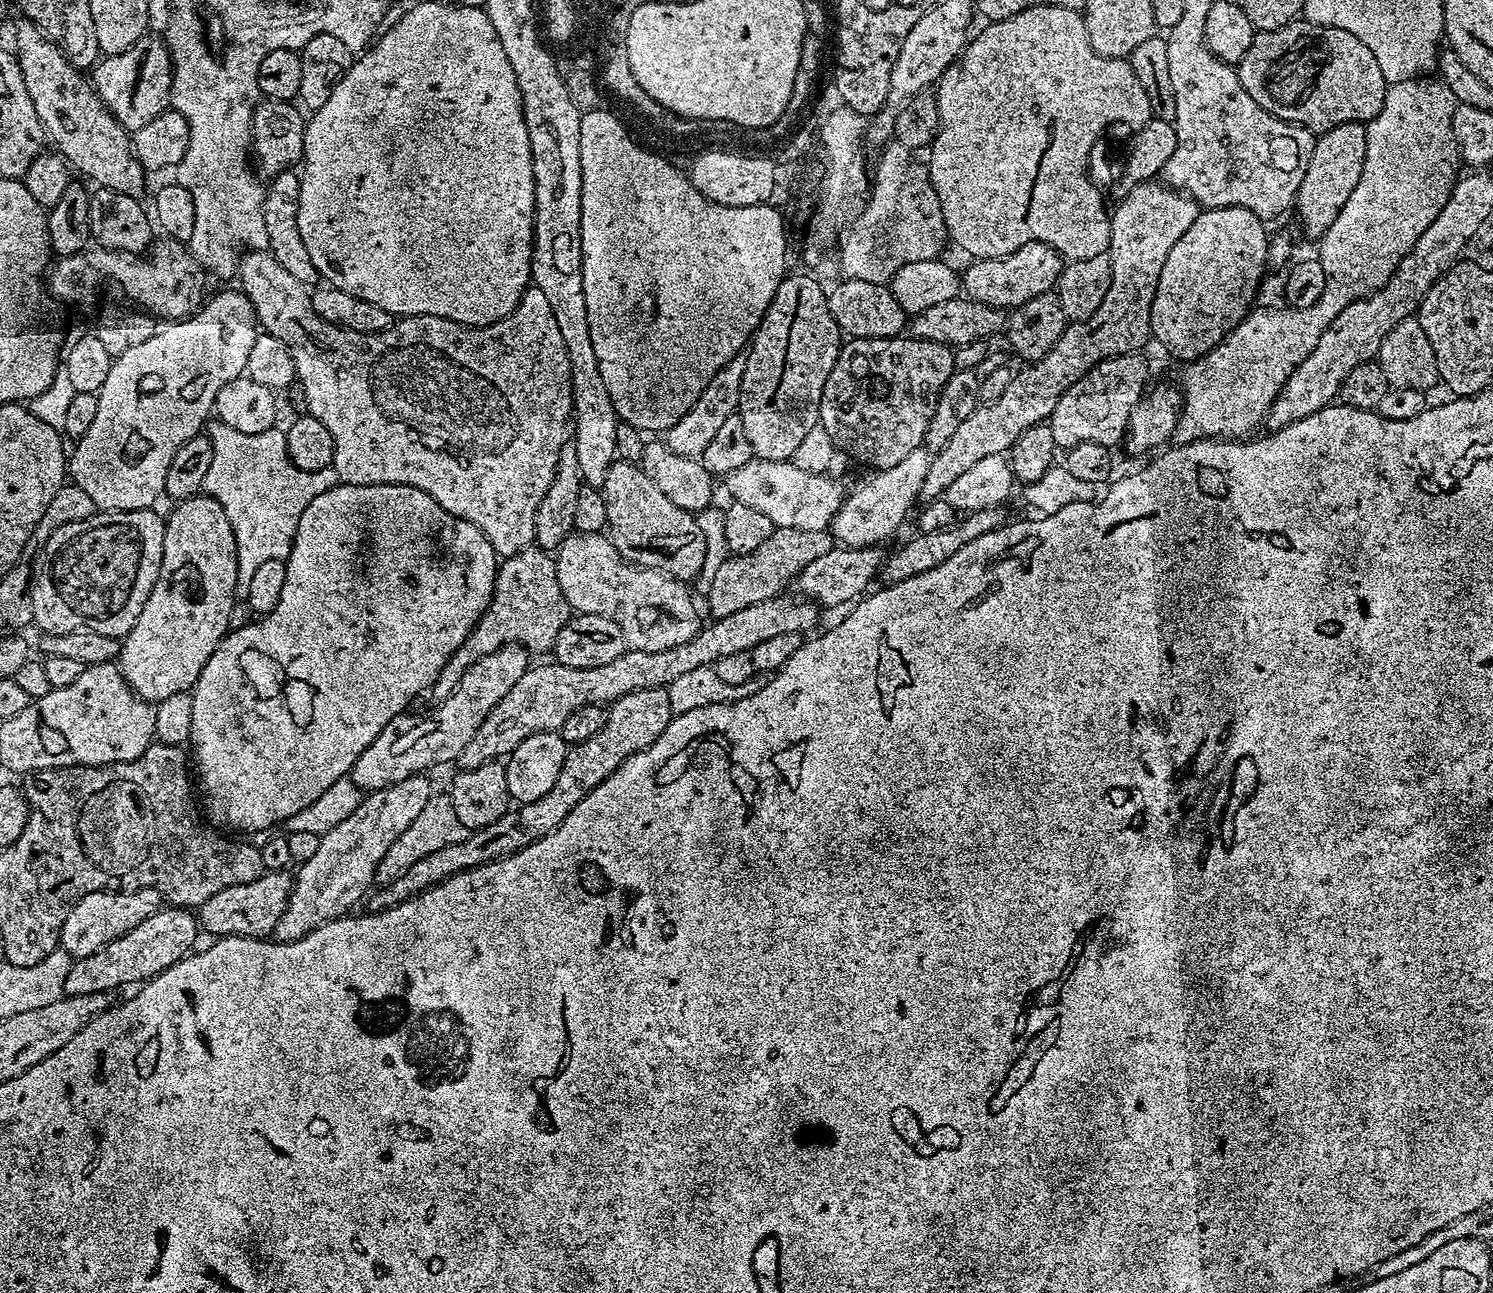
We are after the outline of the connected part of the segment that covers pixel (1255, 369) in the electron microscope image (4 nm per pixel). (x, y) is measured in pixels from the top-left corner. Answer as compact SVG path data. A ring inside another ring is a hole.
M1417 78L1389 84L1382 110L1366 124L1368 133L1362 178L1358 178L1358 186L1350 190L1350 198L1346 198L1346 206L1338 210L1338 218L1334 218L1326 234L1318 240L1318 259L1322 270L1326 272L1326 288L1322 290L1322 298L1318 298L1318 302L1309 308L1284 312L1253 307L1209 355L1191 361L1185 367L1188 369L1184 372L1182 383L1180 421L1174 433L1176 444L1217 438L1230 440L1255 433L1256 426L1267 417L1268 408L1282 390L1286 378L1290 378L1306 354L1318 346L1318 338L1322 338L1326 326L1330 326L1330 322L1334 322L1334 318L1338 318L1346 306L1384 287L1384 283L1394 274L1398 262L1402 262L1402 258L1410 254L1414 242L1422 238L1426 226L1438 218L1458 179L1456 167L1461 167L1462 161L1456 138L1452 134L1456 105L1450 86L1446 86L1439 78Z

